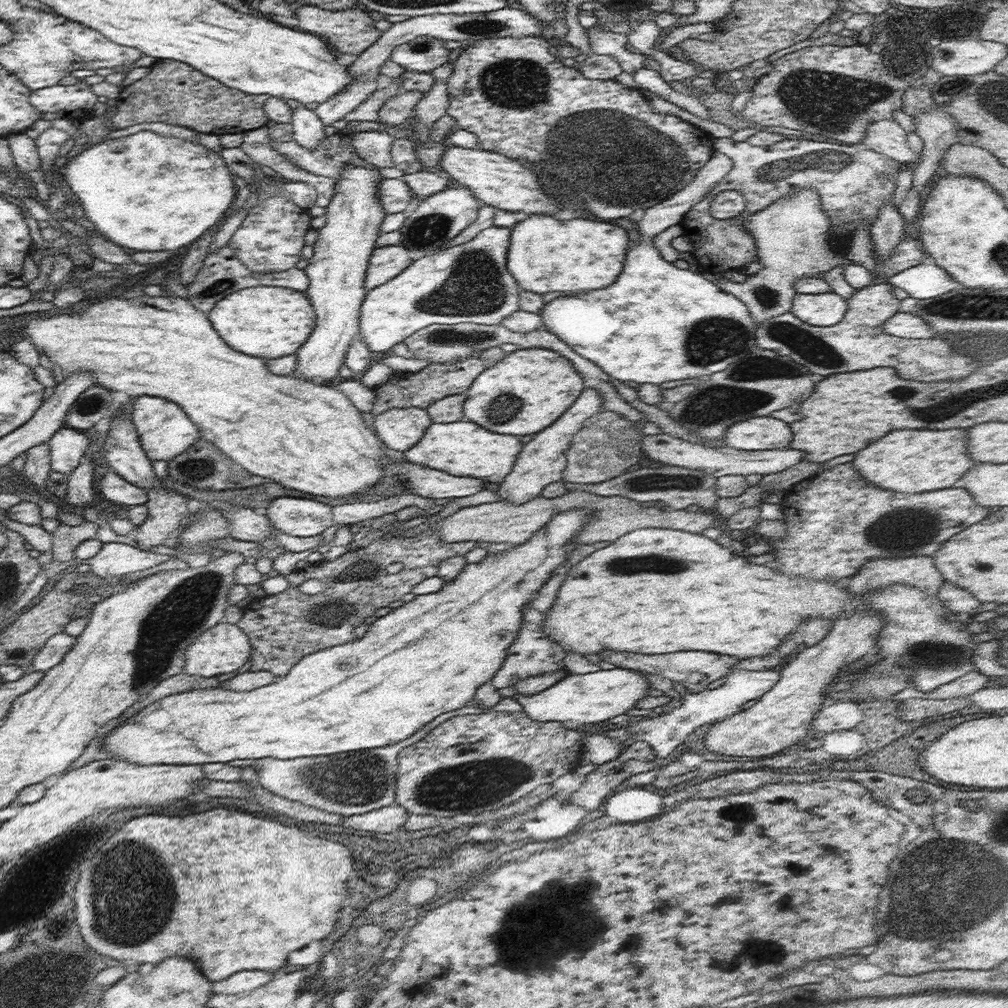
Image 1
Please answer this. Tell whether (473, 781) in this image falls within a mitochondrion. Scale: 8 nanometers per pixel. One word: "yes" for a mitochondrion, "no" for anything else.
yes

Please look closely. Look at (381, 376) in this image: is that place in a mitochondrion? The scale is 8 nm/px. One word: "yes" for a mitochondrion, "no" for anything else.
no

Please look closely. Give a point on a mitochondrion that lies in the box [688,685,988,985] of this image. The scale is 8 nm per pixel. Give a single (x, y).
(891, 917)

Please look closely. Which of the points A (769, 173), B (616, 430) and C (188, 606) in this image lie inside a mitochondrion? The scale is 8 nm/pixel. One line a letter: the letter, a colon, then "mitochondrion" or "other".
A: mitochondrion
B: mitochondrion
C: mitochondrion

